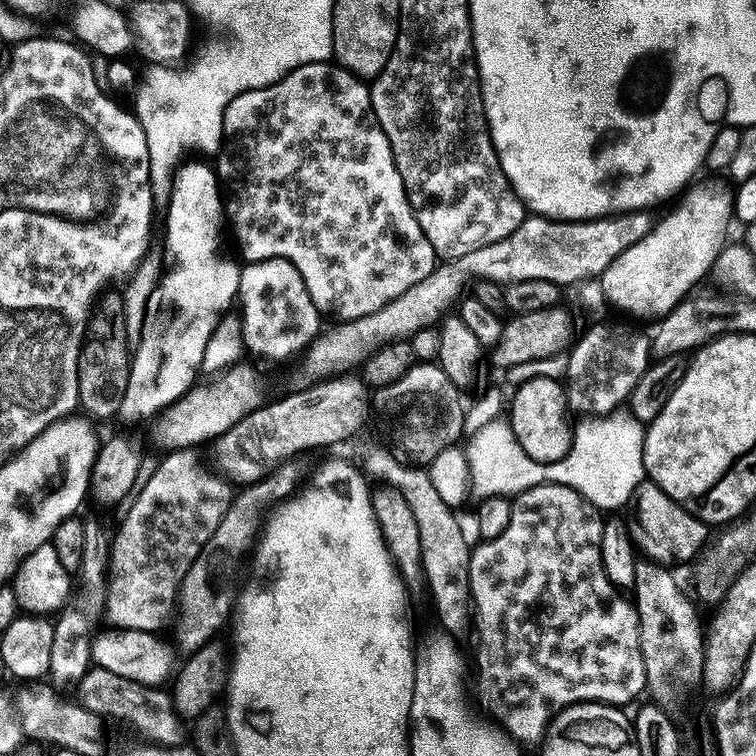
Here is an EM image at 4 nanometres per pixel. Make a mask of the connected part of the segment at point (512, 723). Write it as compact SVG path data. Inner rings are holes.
M539 484L530 490L520 493L519 496L512 500L512 513L510 514L510 526L506 526L506 530L502 530L502 534L498 534L498 538L493 540L485 540L477 543L472 548L472 557L470 558L470 590L472 591L472 603L474 605L474 616L477 620L476 628L480 630L480 642L482 648L480 654L476 658L476 664L480 667L480 681L477 682L476 688L480 691L480 700L489 708L491 719L495 721L499 727L503 728L513 740L519 742L521 745L527 744L539 745L543 741L547 731L548 725L552 722L553 714L561 712L564 708L569 708L571 704L591 704L593 702L598 704L615 704L617 706L628 706L628 703L635 698L639 692L645 691L646 670L643 669L642 651L639 645L639 615L636 613L636 607L633 601L621 589L617 588L615 584L610 582L610 578L604 569L602 562L602 554L600 553L600 543L602 542L602 530L604 529L604 520L602 519L601 509L595 508L586 498L582 498L582 494L578 494L570 486L562 486L561 484Z

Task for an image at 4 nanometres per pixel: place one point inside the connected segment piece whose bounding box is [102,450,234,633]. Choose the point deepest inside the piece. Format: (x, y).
(179, 509)

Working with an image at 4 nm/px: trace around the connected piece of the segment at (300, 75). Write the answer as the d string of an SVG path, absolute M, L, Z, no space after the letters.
M335 62L322 64L303 64L290 74L286 74L276 84L258 90L250 90L238 94L226 106L224 111L224 143L214 160L216 179L222 189L222 199L226 213L226 224L232 228L232 236L240 247L240 252L248 262L265 258L289 260L302 274L306 282L306 290L315 302L321 314L328 312L337 321L357 320L366 314L374 314L422 282L438 265L438 257L434 246L430 246L430 238L422 234L422 226L418 226L418 218L412 213L410 202L406 198L406 190L402 186L402 174L398 174L398 166L394 166L394 154L390 150L390 142L380 128L372 109L372 94L369 85L353 72L348 72Z

